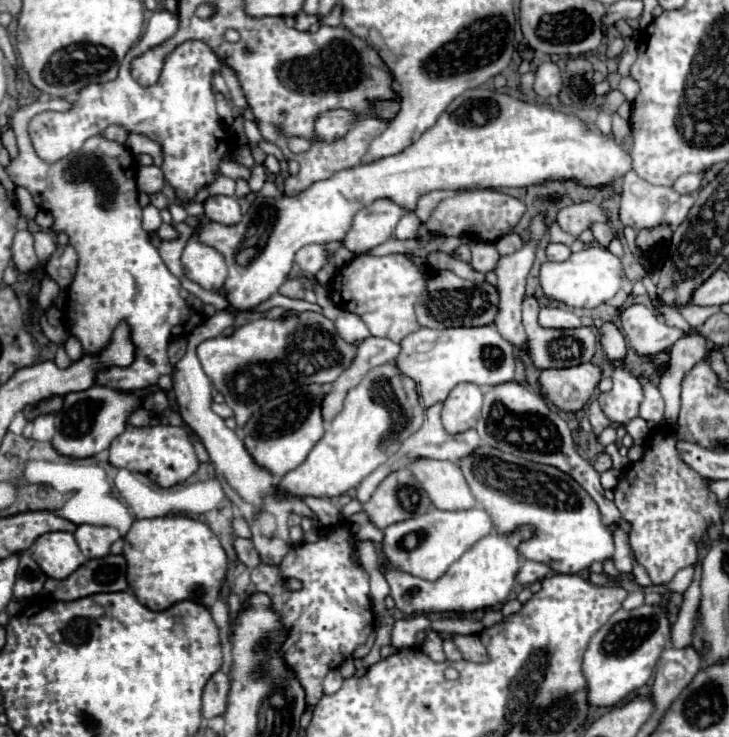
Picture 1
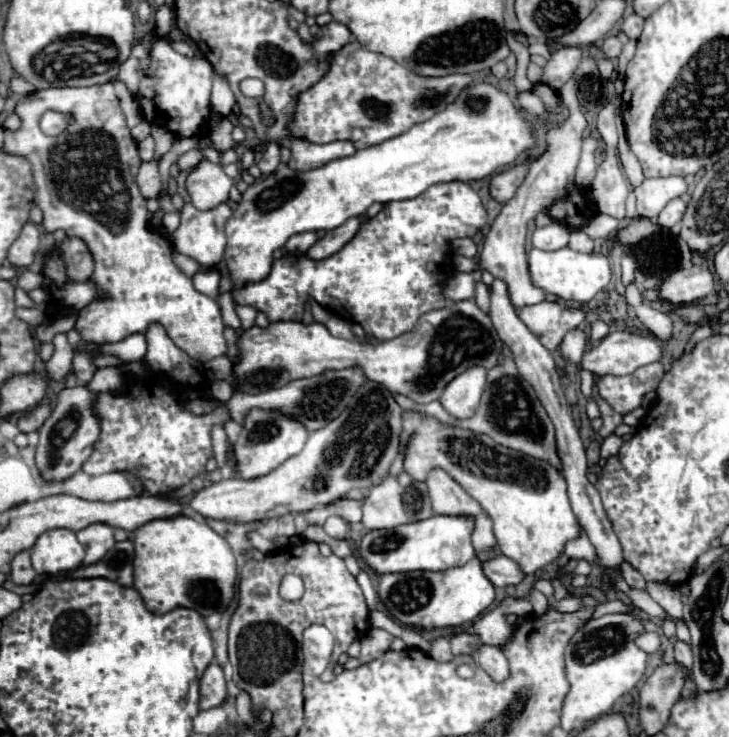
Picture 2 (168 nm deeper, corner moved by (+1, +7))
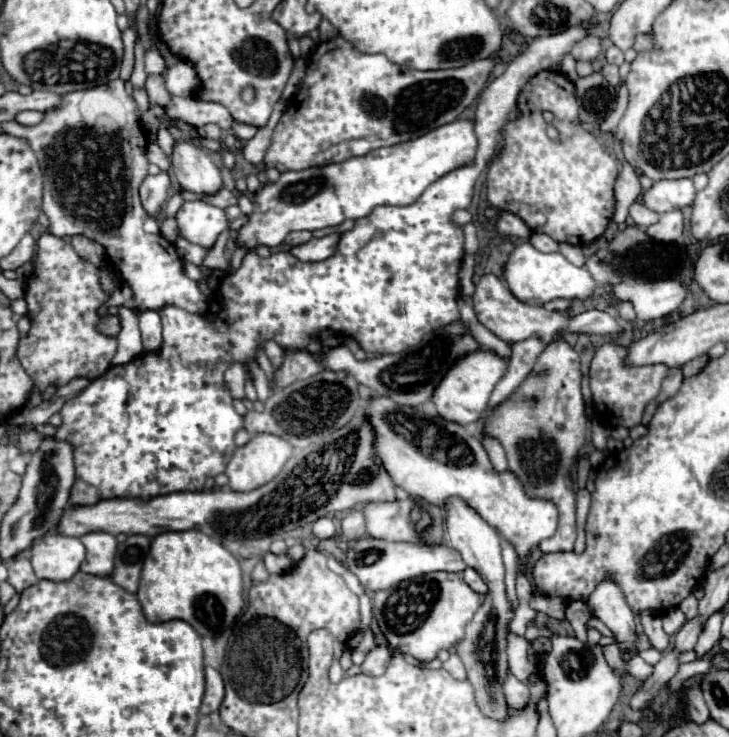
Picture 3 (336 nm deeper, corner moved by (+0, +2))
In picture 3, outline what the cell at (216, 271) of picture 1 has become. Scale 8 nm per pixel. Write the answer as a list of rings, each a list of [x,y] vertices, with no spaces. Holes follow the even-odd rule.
[[[192,200],[182,204],[180,212],[176,214],[176,222],[178,222],[180,234],[188,242],[210,250],[214,248],[222,232],[238,230],[246,222],[246,218],[240,216],[236,220],[228,220],[222,208],[216,208],[204,200]]]

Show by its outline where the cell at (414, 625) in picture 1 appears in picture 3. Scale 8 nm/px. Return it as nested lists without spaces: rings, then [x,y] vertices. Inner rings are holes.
[[[376,646],[374,650],[368,652],[366,660],[362,662],[362,672],[368,674],[368,676],[380,676],[386,672],[388,664],[390,664],[390,658],[392,658],[392,648],[388,646]]]

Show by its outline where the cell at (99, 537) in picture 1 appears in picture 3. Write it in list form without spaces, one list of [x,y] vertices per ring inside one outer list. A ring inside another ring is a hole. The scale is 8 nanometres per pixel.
[[[90,532],[80,538],[86,546],[86,560],[82,562],[80,570],[86,574],[108,576],[114,566],[116,554],[116,538],[108,532]]]

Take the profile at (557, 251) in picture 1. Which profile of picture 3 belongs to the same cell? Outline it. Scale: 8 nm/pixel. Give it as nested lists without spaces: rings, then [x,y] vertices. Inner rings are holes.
[[[532,234],[530,236],[530,242],[540,252],[558,252],[558,248],[560,248],[560,244],[556,240],[552,240],[548,234]]]

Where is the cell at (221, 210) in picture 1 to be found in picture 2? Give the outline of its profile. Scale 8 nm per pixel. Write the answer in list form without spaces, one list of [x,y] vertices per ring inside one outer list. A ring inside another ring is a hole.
[[[201,159],[189,171],[185,185],[187,185],[187,193],[191,197],[191,203],[197,209],[207,211],[229,199],[229,189],[233,185],[233,179],[229,179],[225,175],[221,165],[211,163],[209,159]]]

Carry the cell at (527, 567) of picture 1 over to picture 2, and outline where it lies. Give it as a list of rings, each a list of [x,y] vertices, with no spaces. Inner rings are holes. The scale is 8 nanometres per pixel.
[[[497,555],[491,561],[485,561],[483,563],[483,573],[487,573],[487,579],[495,587],[515,585],[515,583],[521,583],[525,579],[519,565],[515,561],[511,561],[509,557],[503,557],[503,555]]]

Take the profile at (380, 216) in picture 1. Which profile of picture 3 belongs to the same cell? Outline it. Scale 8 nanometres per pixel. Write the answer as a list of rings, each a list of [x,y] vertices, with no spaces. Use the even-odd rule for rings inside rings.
[[[334,232],[324,238],[312,238],[310,242],[302,246],[294,246],[290,252],[302,262],[320,262],[320,260],[330,258],[336,252],[338,240],[340,240],[340,232]]]

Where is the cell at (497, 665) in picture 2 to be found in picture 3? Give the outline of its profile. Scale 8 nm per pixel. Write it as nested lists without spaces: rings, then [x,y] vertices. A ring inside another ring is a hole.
[[[508,672],[506,680],[502,682],[502,692],[504,692],[508,704],[512,704],[512,706],[524,706],[524,702],[528,702],[526,684],[522,684],[512,672]]]

